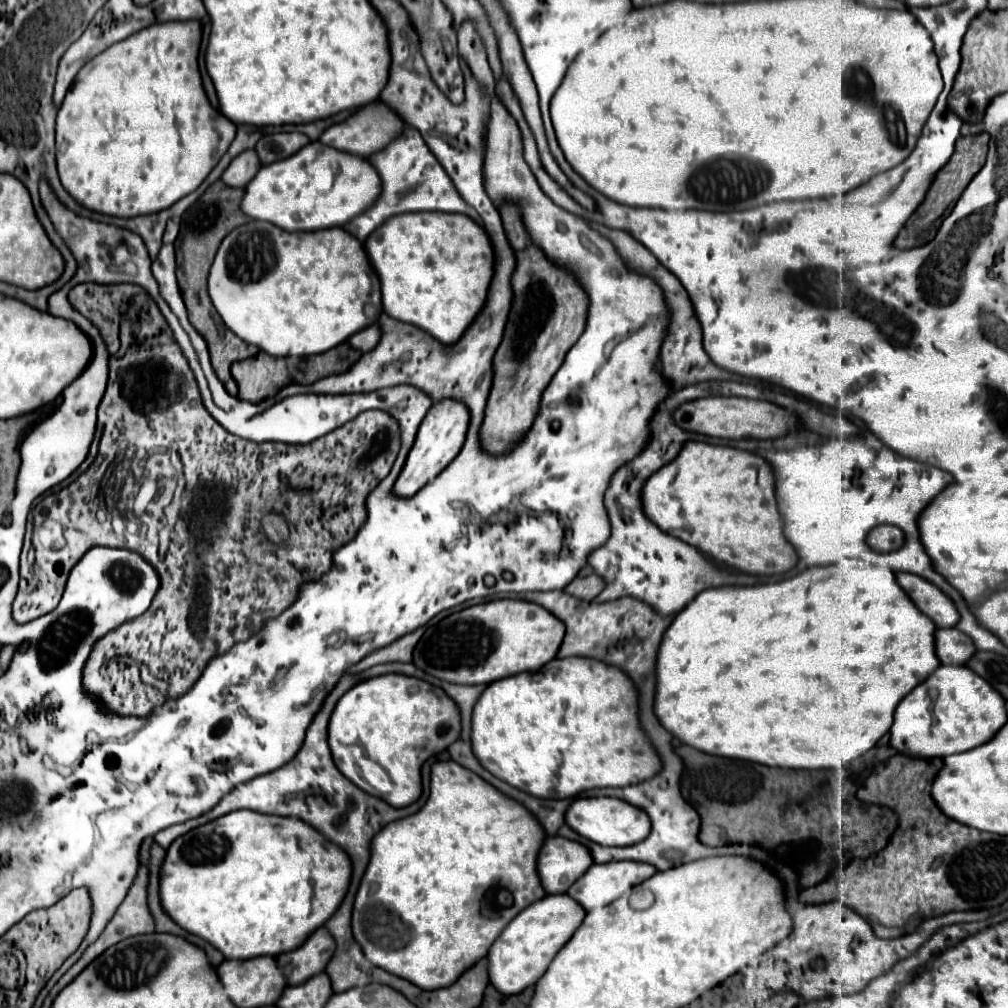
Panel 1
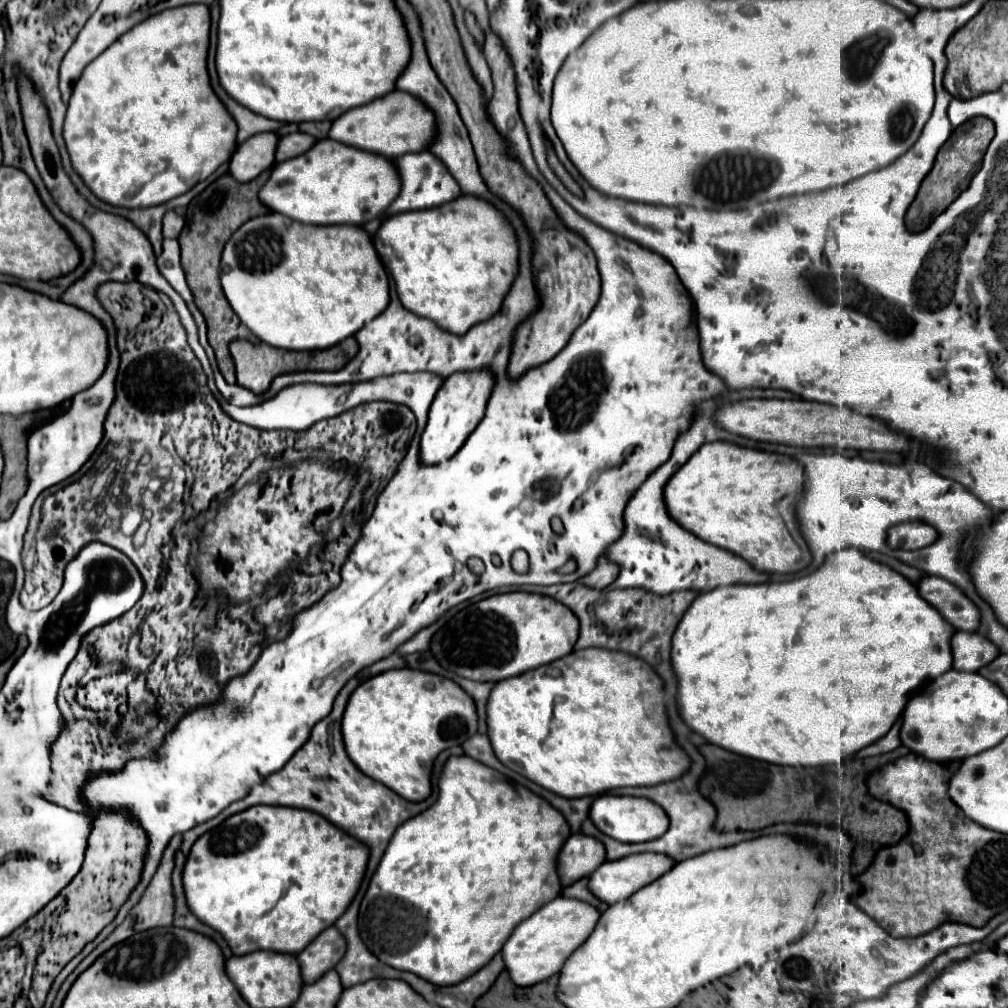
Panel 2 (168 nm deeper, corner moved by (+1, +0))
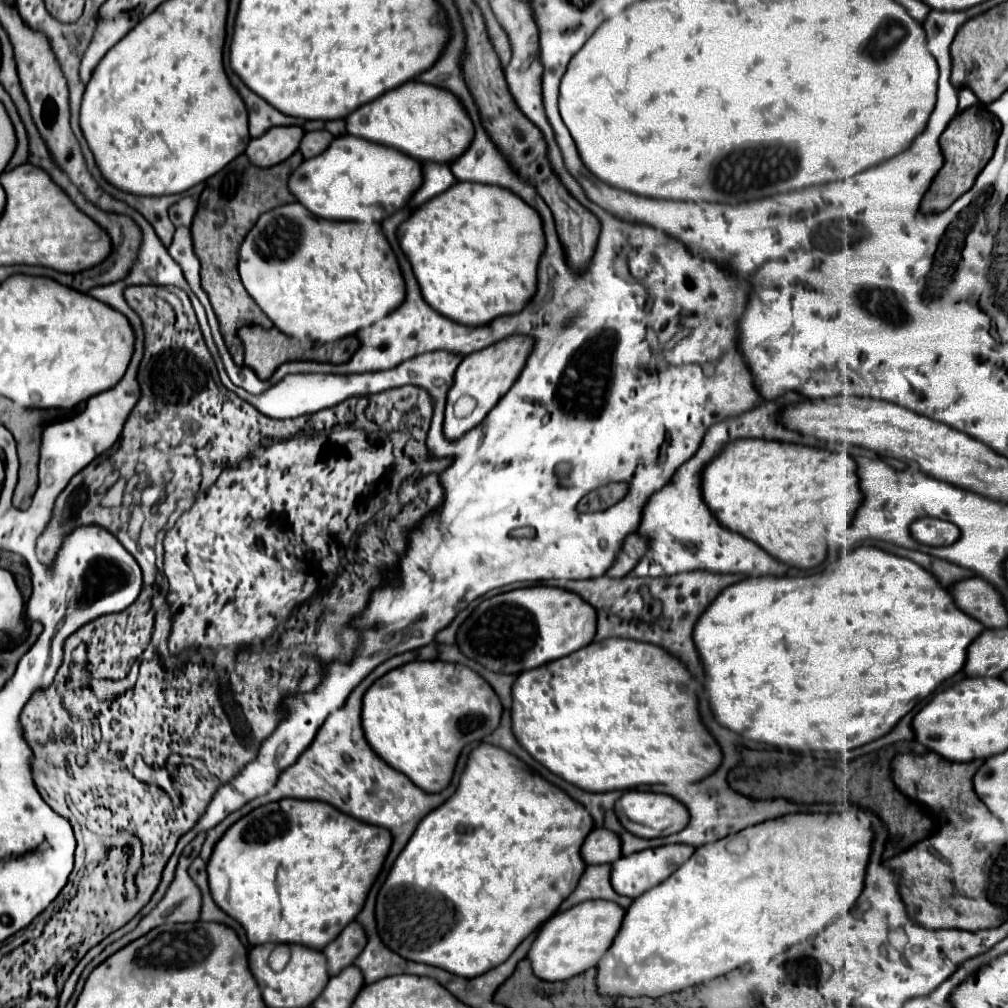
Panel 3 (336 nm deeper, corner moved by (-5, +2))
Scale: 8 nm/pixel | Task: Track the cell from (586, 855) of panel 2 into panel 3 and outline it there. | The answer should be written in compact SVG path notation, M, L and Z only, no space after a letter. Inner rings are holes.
M604 827L594 829L582 845L582 859L586 865L614 863L620 855L620 837Z

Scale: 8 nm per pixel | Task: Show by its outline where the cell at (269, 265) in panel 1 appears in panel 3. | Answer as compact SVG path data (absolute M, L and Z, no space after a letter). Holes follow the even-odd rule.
M296 201L258 219L240 247L238 269L256 305L294 339L338 341L386 317L406 297L398 259L380 223L322 219Z

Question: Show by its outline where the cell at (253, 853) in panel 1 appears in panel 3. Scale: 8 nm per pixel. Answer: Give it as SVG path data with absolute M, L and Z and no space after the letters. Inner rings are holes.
M282 799L254 809L224 833L208 863L210 893L222 911L242 923L250 945L300 943L312 949L322 949L362 911L366 895L382 869L390 845L390 831L362 823L338 811L330 803Z

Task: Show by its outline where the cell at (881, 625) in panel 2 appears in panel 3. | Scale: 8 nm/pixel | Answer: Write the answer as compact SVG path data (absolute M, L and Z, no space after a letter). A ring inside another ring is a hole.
M856 547L854 551L844 553L836 563L828 565L822 573L816 573L816 575L748 577L740 583L726 587L716 597L716 601L708 607L708 611L698 619L698 623L694 627L694 643L704 661L708 699L710 699L710 707L714 709L716 721L720 725L744 735L746 739L776 745L776 747L798 749L798 751L844 753L844 751L856 749L860 745L866 745L866 743L890 733L892 727L906 713L910 713L922 699L926 699L930 693L934 693L942 685L942 681L954 677L966 663L968 645L984 629L986 627L980 621L976 621L974 617L960 611L956 607L952 593L948 593L948 589L918 563L898 557L898 555L890 555L876 547Z

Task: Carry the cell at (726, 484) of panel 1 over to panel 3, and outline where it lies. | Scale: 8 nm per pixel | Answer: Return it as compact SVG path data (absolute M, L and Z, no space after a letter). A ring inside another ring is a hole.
M738 439L726 445L726 449L706 465L702 473L702 493L710 511L724 527L742 533L772 557L800 569L818 567L826 559L828 525L838 515L852 517L862 503L858 465L852 455L846 451L832 453L826 449L766 439Z

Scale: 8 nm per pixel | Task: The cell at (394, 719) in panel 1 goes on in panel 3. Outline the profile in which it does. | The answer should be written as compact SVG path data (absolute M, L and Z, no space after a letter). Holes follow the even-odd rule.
M412 661L398 669L392 669L366 691L362 705L362 725L368 743L376 753L394 769L408 775L420 789L438 793L452 781L456 761L462 749L478 739L488 737L502 717L502 703L496 691L476 671L460 663L446 661Z

